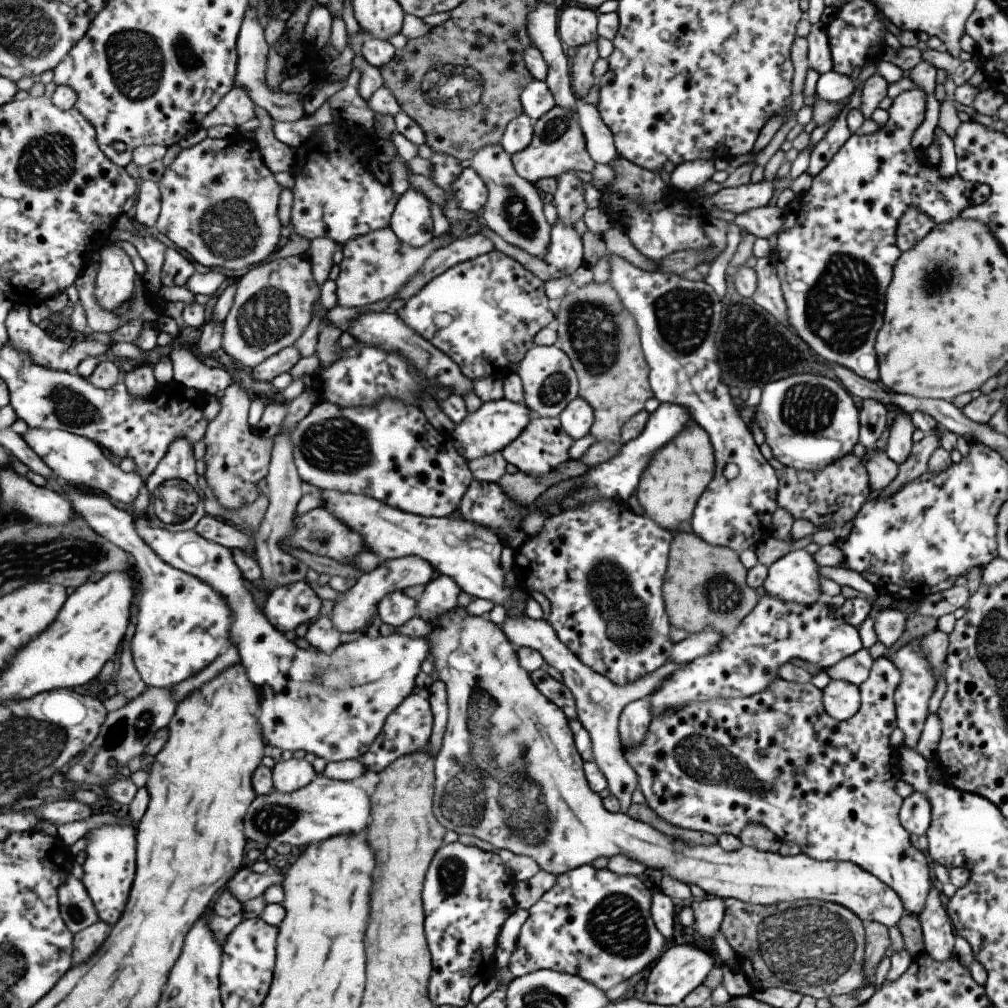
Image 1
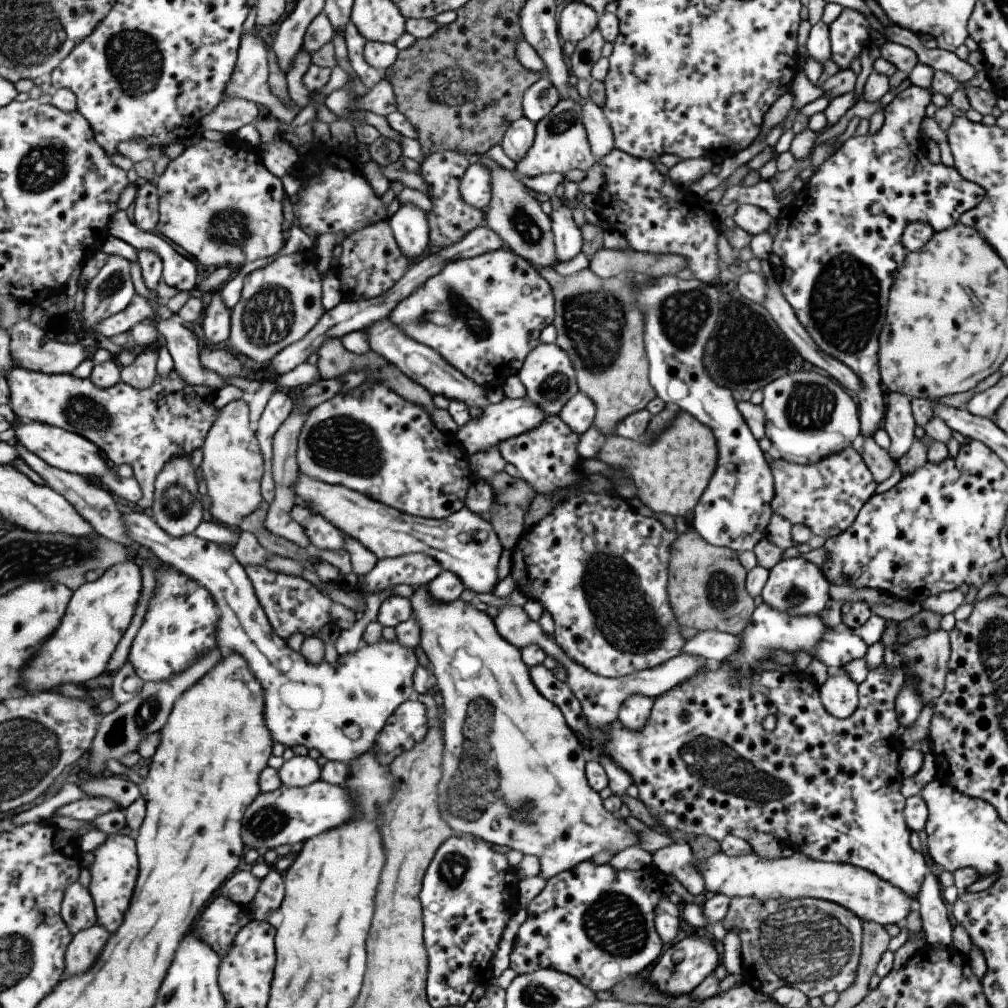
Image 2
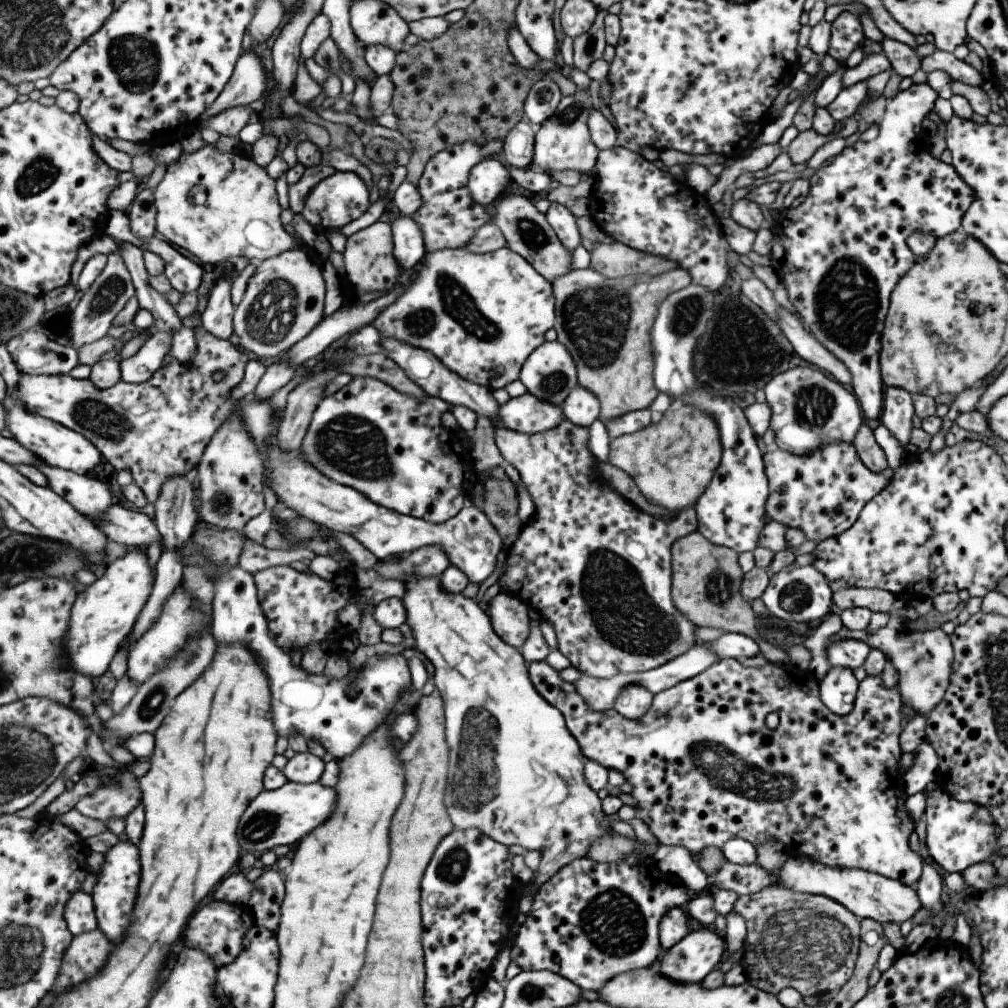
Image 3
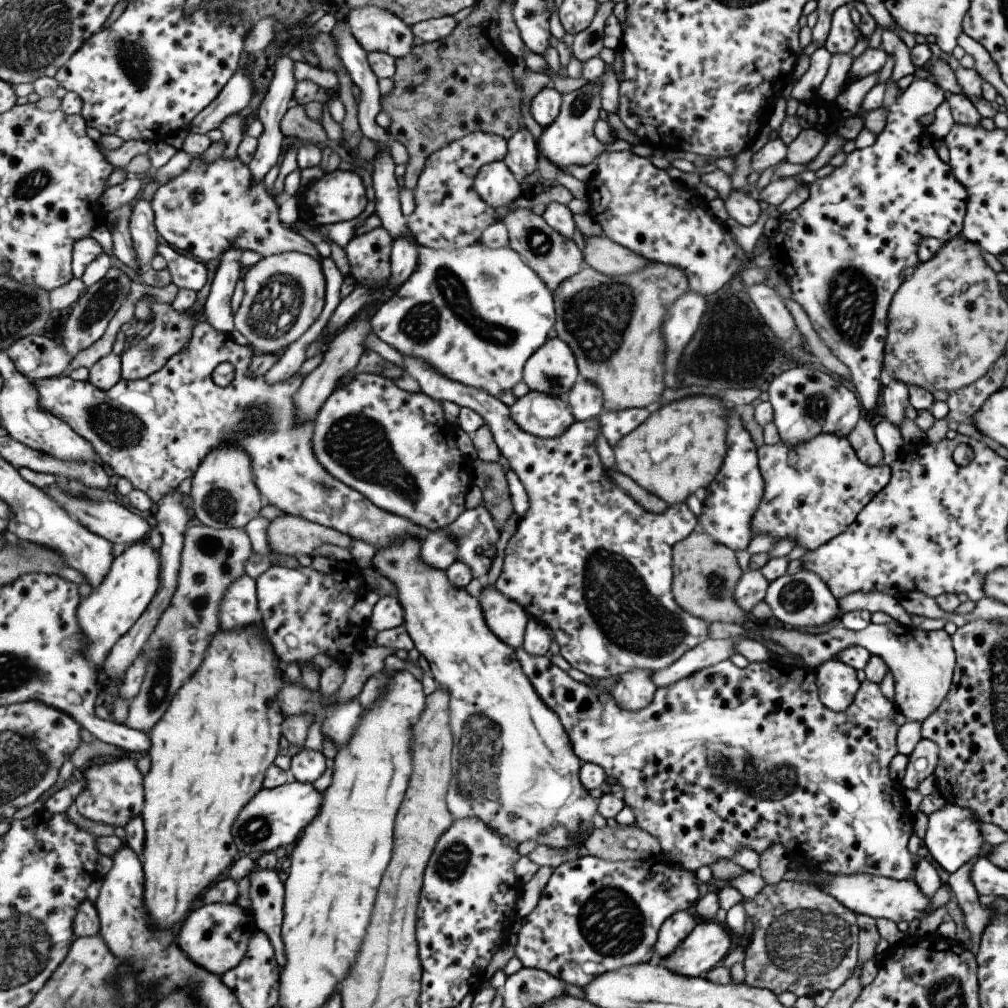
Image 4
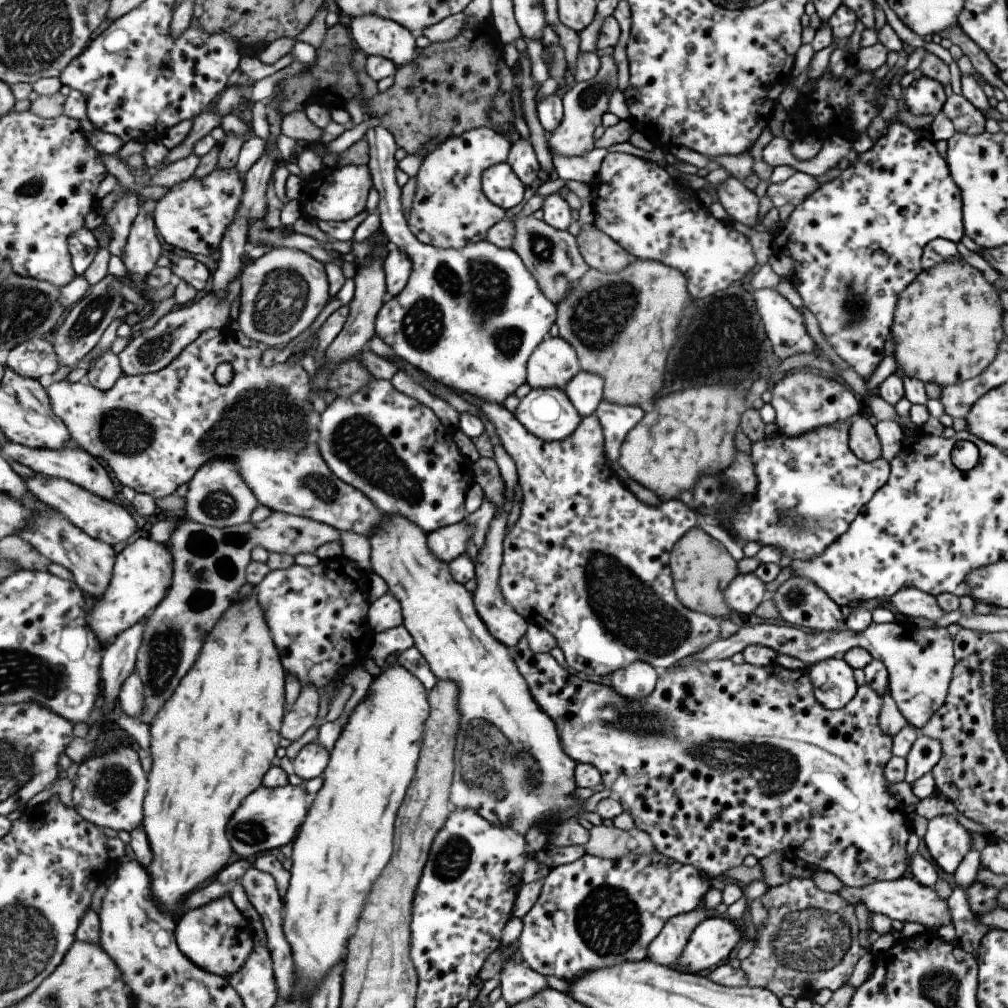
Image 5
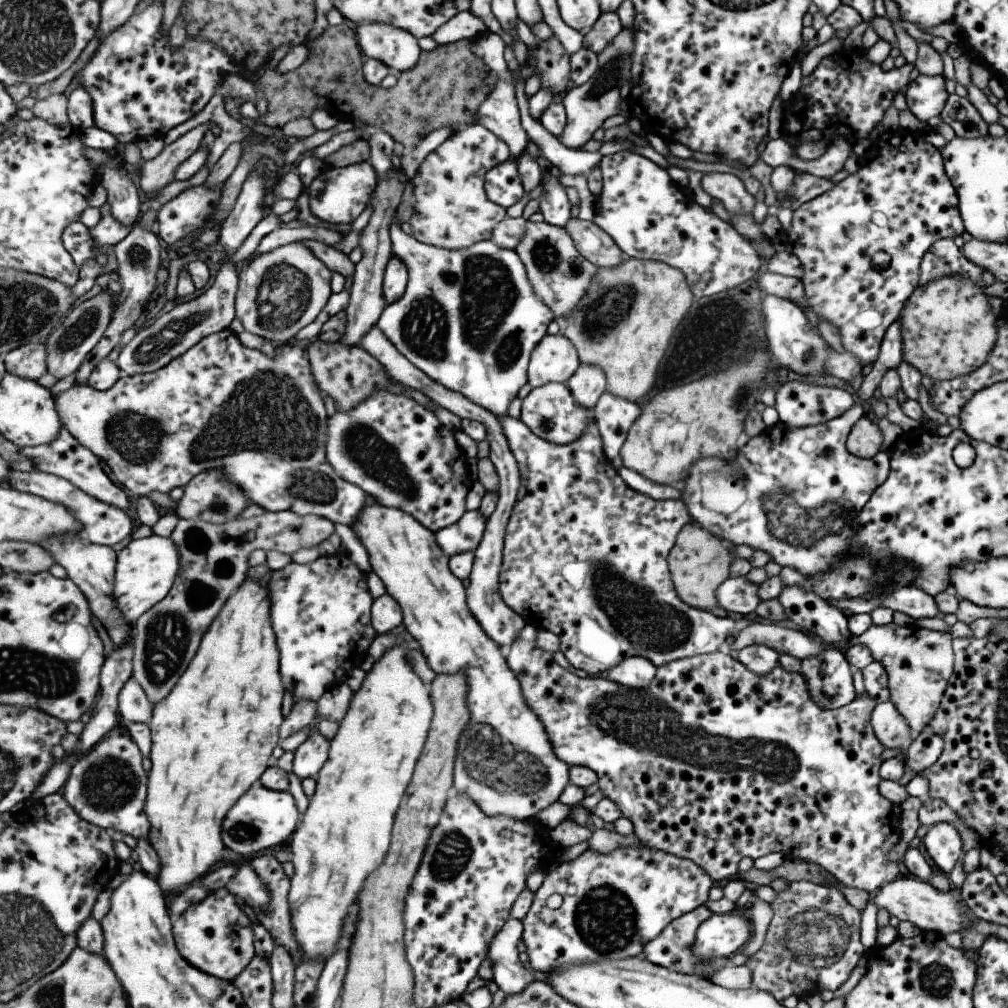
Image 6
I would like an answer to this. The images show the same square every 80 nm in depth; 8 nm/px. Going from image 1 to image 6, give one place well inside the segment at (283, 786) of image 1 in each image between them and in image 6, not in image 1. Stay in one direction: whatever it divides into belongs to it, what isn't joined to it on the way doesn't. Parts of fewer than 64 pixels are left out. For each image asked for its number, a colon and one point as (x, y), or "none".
2: (300, 771)
3: (304, 768)
4: (308, 766)
5: (312, 761)
6: (314, 753)

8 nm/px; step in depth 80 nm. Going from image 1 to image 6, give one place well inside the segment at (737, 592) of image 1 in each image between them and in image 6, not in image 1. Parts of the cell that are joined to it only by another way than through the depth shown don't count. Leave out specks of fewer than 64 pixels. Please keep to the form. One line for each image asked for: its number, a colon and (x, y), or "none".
2: (706, 591)
3: (706, 578)
4: (705, 573)
5: (701, 568)
6: (698, 563)

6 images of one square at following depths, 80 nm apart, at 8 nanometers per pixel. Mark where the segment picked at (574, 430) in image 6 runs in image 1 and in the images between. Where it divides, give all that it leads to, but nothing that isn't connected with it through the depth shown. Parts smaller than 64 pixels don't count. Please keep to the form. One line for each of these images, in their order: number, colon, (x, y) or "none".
1: (496, 424)
2: (511, 417)
3: (525, 414)
4: (543, 415)
5: (549, 414)

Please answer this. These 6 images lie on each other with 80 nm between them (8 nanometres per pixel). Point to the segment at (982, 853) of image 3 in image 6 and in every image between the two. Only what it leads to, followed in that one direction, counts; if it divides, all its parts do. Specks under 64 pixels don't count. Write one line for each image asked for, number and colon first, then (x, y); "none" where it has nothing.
4: (952, 837)
5: (947, 841)
6: (942, 842)

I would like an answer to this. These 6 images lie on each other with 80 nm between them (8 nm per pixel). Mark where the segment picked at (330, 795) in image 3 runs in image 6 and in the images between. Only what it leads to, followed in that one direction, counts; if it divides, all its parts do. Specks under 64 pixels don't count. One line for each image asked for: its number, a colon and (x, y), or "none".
4: (277, 817)
5: (271, 818)
6: (264, 820)

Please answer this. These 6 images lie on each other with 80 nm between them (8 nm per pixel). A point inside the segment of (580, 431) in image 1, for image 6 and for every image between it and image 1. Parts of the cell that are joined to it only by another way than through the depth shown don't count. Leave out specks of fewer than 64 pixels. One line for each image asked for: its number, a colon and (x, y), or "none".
2: (579, 413)
3: (582, 408)
4: (586, 399)
5: (586, 391)
6: (590, 383)

